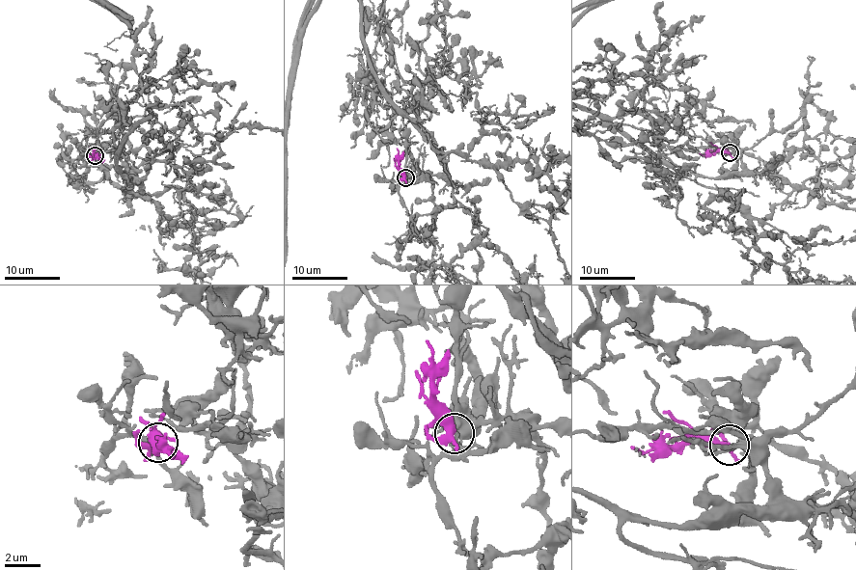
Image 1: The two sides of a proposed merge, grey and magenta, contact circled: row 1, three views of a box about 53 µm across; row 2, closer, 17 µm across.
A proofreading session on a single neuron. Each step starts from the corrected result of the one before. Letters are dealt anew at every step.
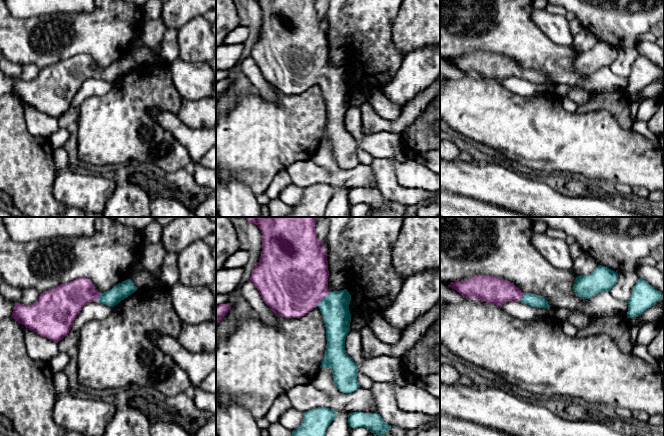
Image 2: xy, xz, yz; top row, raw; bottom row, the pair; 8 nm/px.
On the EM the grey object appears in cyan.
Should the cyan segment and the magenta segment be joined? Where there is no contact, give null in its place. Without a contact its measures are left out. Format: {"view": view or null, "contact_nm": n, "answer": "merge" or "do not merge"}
{"view": "xz", "contact_nm": 160, "answer": "merge"}

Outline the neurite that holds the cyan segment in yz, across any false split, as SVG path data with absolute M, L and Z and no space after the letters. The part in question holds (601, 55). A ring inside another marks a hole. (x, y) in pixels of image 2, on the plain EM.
M598 41L591 49L577 52L573 66L576 72L589 75L603 67L610 67L618 56L618 49Z

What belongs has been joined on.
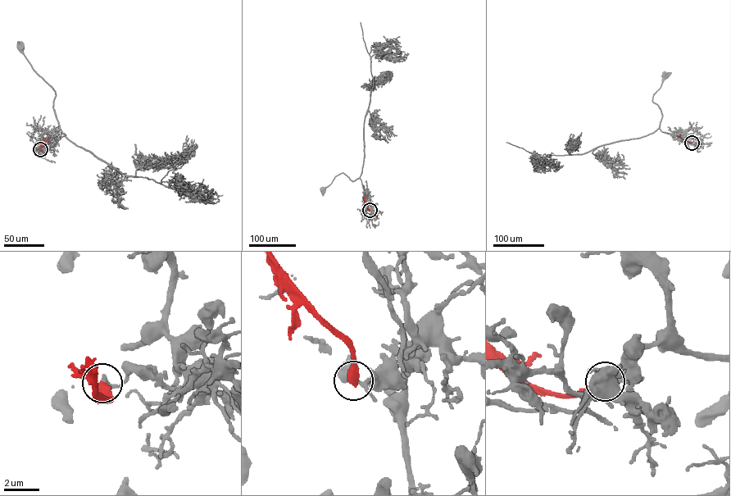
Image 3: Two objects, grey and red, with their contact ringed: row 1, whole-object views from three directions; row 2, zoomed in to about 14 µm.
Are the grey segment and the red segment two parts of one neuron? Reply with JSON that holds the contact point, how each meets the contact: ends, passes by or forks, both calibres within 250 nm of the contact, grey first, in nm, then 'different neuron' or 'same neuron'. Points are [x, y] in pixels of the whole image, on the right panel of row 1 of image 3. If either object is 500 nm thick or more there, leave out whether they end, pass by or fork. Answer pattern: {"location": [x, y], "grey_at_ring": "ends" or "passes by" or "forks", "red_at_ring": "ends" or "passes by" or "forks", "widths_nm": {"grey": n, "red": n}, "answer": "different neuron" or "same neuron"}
{"location": [692, 143], "widths_nm": {"grey": 190, "red": 550}, "answer": "different neuron"}

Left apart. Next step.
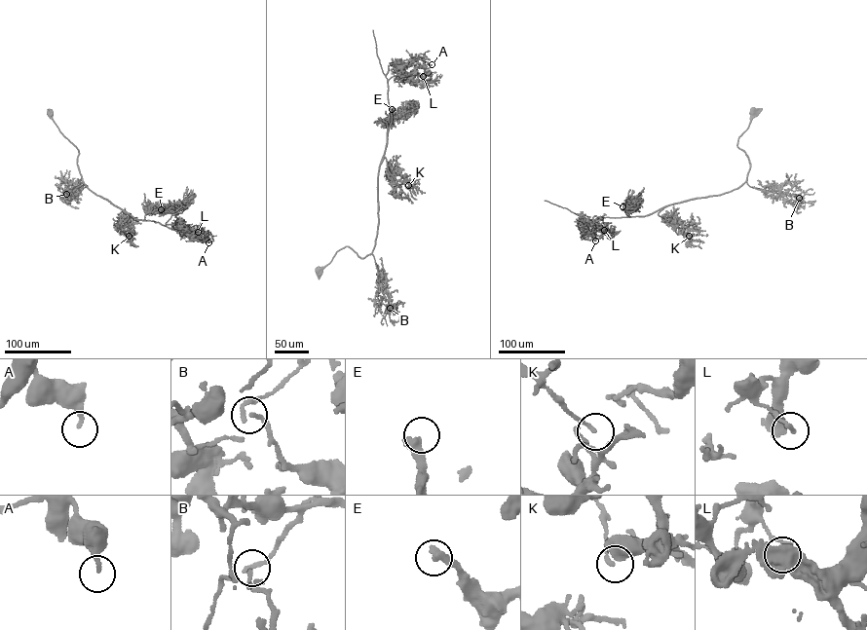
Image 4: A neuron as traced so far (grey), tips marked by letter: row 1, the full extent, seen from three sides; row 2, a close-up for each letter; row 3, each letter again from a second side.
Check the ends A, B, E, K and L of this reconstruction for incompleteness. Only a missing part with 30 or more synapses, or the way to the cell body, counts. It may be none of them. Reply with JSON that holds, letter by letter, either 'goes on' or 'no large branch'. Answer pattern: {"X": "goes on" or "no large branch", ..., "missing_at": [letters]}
{"A": "goes on", "B": "no large branch", "E": "no large branch", "K": "no large branch", "L": "no large branch", "missing_at": ["A"]}

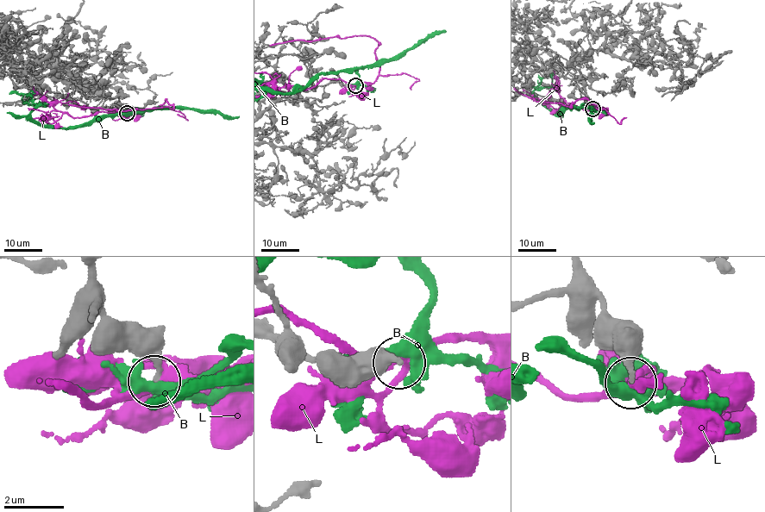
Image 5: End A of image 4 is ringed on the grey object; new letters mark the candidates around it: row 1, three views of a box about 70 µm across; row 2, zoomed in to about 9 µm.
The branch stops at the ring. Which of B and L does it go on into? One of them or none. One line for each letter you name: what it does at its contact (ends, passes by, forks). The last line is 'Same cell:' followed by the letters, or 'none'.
Same cell: none

